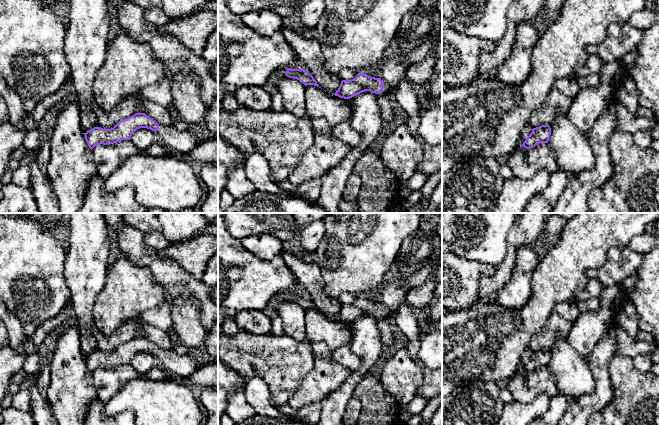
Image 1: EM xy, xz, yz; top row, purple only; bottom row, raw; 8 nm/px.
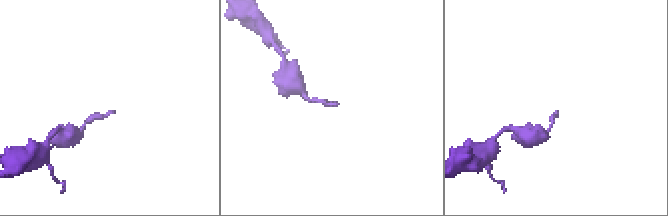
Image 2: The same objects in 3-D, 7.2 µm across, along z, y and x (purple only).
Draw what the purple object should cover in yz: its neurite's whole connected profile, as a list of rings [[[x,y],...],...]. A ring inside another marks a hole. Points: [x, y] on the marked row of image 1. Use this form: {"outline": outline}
{"outline": [[[541,125],[533,128],[530,135],[523,142],[522,146],[526,149],[535,147],[539,143],[548,143],[551,135],[551,128],[549,125]]]}

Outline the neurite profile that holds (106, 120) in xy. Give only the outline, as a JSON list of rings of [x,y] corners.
[[[127,97],[122,102],[117,104],[110,112],[105,112],[98,105],[92,106],[96,117],[98,127],[103,129],[113,128],[119,121],[124,120],[135,114],[135,97]]]

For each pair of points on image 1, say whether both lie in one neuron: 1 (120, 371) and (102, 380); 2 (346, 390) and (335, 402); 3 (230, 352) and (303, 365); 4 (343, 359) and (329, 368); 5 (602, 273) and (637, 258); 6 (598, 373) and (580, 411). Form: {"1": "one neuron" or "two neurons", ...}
{"1": "one neuron", "2": "one neuron", "3": "one neuron", "4": "two neurons", "5": "one neuron", "6": "one neuron"}

